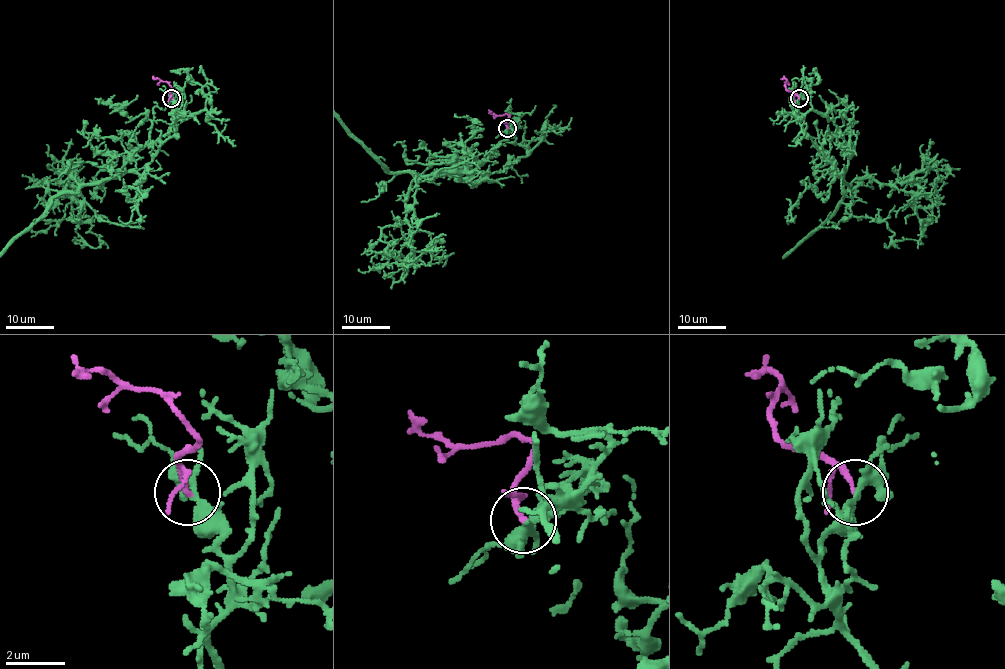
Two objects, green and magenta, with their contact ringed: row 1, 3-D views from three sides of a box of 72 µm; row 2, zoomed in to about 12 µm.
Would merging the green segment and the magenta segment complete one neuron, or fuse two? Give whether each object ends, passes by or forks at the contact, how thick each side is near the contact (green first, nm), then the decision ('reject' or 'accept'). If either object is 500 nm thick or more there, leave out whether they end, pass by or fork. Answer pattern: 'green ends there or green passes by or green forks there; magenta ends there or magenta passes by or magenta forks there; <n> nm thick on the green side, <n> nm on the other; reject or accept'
green forks there; magenta passes by; 260 nm thick on the green side, 130 nm on the other; accept

